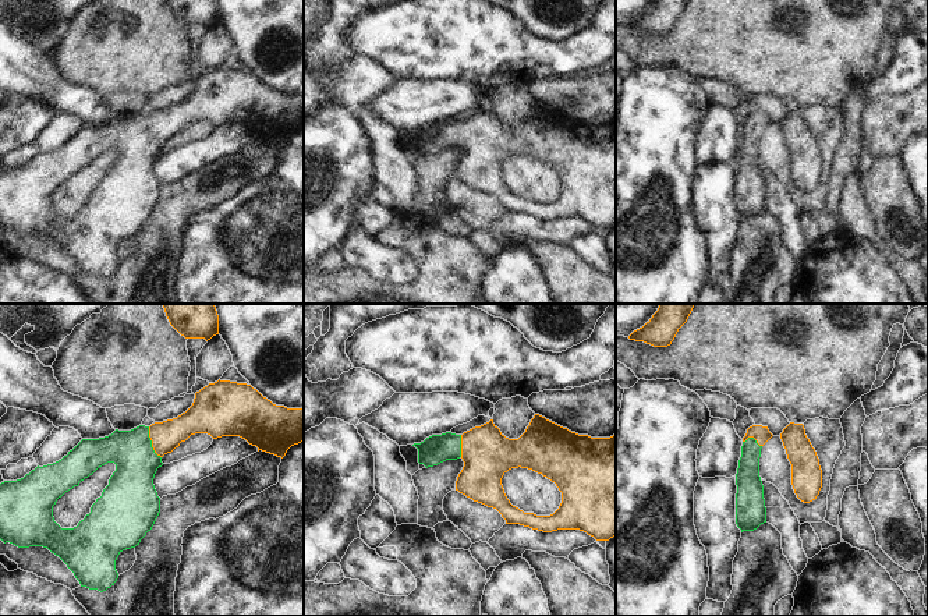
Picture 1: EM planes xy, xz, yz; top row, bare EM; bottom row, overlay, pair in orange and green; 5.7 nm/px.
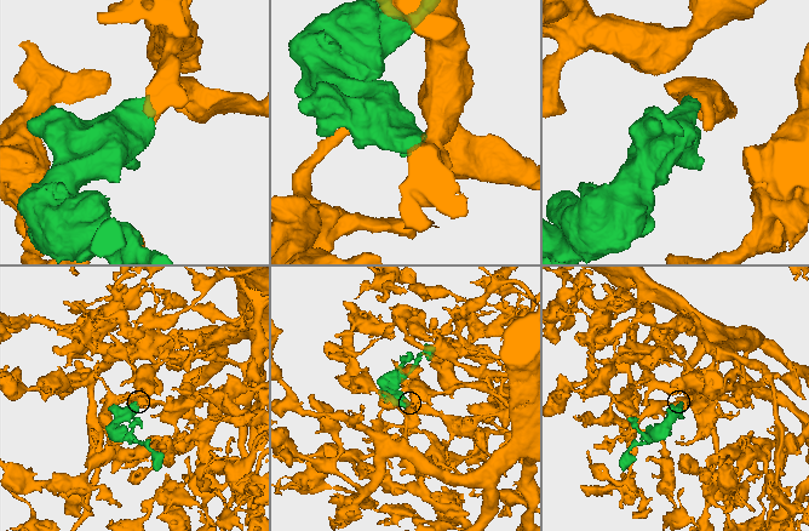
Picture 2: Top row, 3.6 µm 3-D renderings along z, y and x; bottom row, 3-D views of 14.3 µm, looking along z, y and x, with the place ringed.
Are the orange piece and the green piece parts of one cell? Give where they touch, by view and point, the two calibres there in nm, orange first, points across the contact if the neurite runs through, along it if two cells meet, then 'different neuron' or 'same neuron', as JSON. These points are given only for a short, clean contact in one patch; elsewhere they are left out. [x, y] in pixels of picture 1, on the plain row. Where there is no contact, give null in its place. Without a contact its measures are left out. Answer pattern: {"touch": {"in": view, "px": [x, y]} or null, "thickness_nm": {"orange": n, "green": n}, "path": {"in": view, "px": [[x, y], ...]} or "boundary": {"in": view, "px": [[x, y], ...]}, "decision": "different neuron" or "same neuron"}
{"touch": {"in": "xy", "px": [152, 130]}, "thickness_nm": {"orange": 170, "green": 240}, "path": {"in": "xy", "px": [[167, 123], [152, 130], [135, 148]]}, "decision": "same neuron"}

